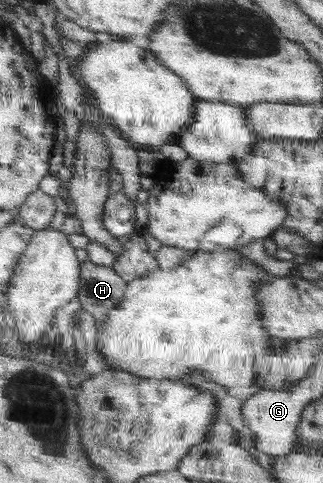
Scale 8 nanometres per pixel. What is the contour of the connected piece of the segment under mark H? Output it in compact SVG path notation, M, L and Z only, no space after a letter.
M83 263L79 300L82 308L91 311L97 319L110 317L127 297L127 282L112 266Z

